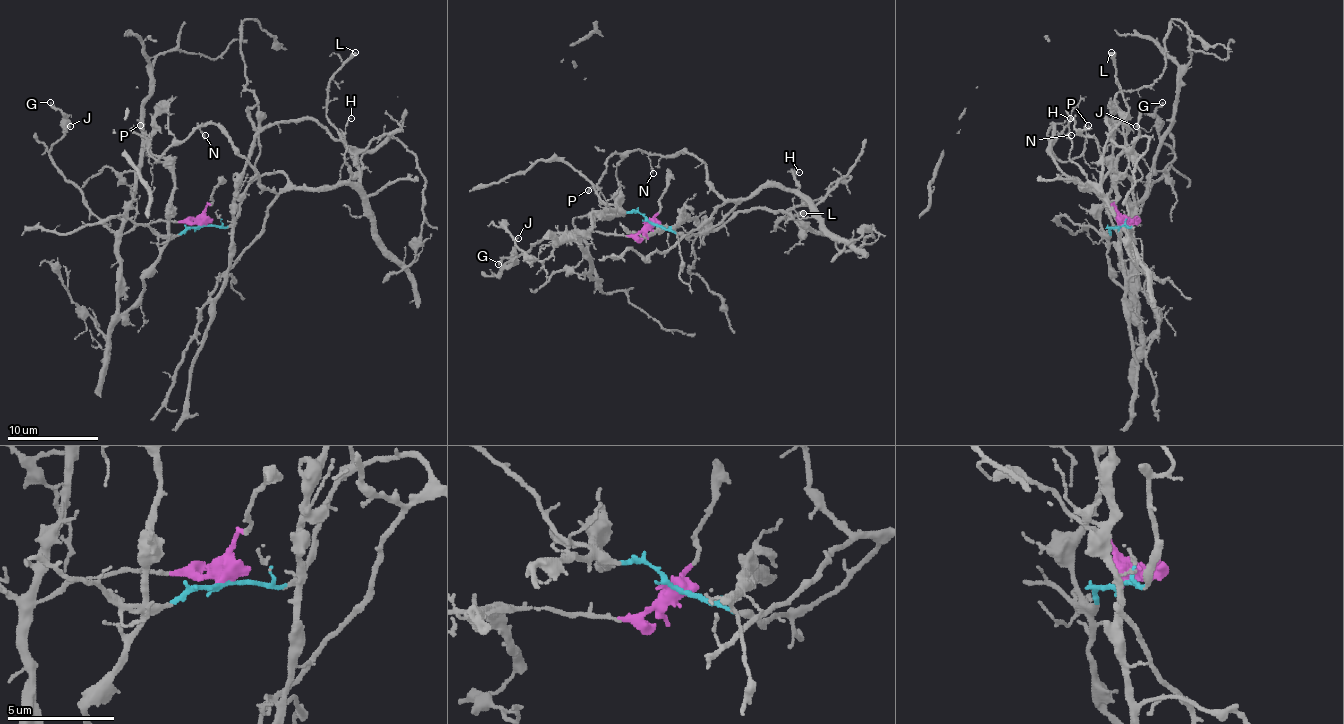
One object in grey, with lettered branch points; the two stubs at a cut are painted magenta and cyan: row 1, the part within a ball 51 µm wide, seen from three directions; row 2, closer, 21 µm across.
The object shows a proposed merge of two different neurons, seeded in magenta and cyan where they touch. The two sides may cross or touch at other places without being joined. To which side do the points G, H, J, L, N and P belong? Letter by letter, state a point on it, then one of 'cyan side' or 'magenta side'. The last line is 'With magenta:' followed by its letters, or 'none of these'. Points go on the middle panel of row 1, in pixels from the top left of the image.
G: at (498, 264); magenta side
H: at (799, 172); cyan side
J: at (518, 238); magenta side
L: at (803, 213); cyan side
N: at (653, 173); cyan side
P: at (588, 190); cyan side
With magenta: G, J

